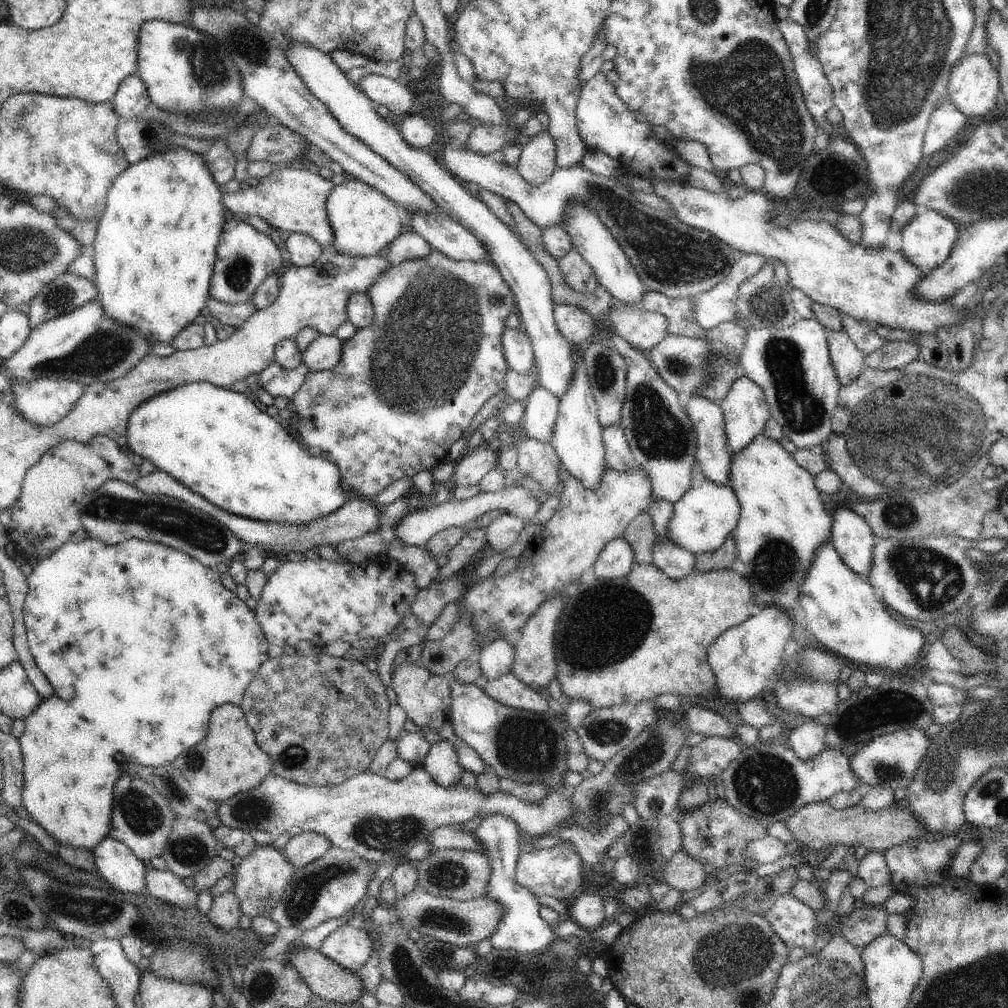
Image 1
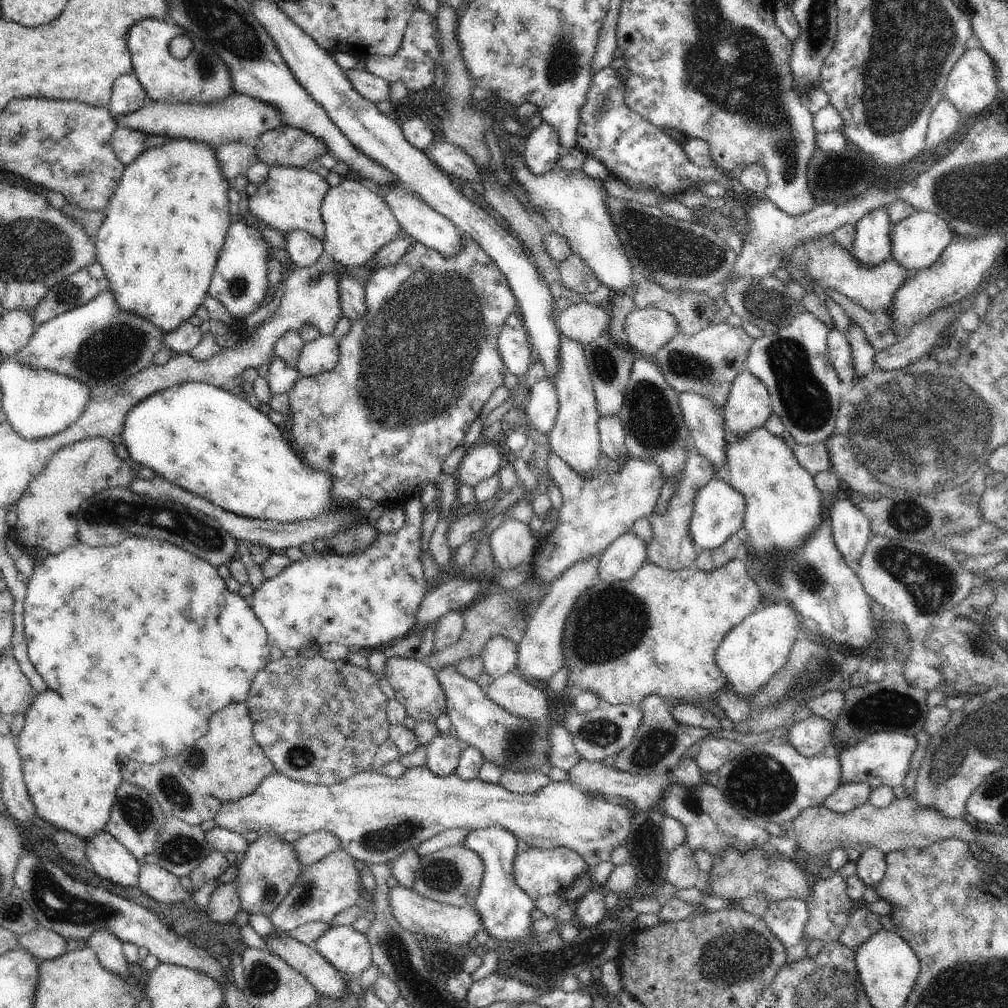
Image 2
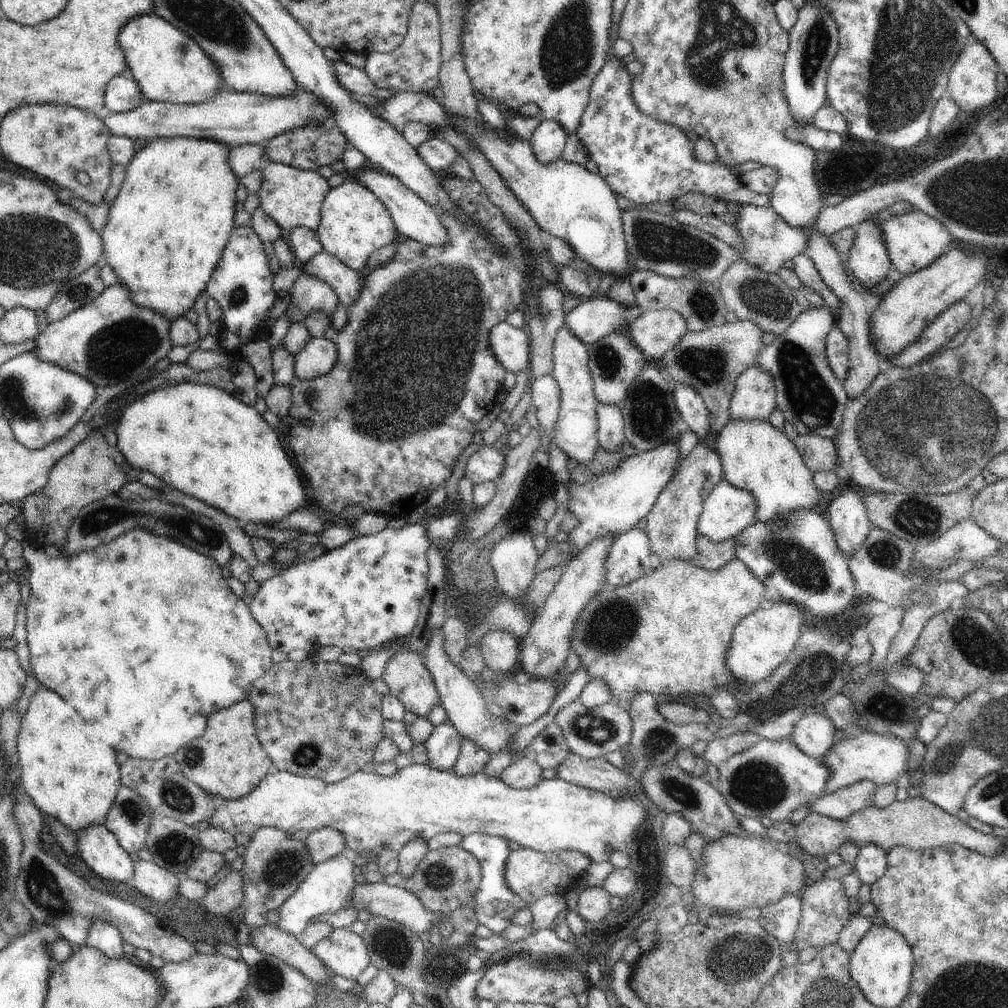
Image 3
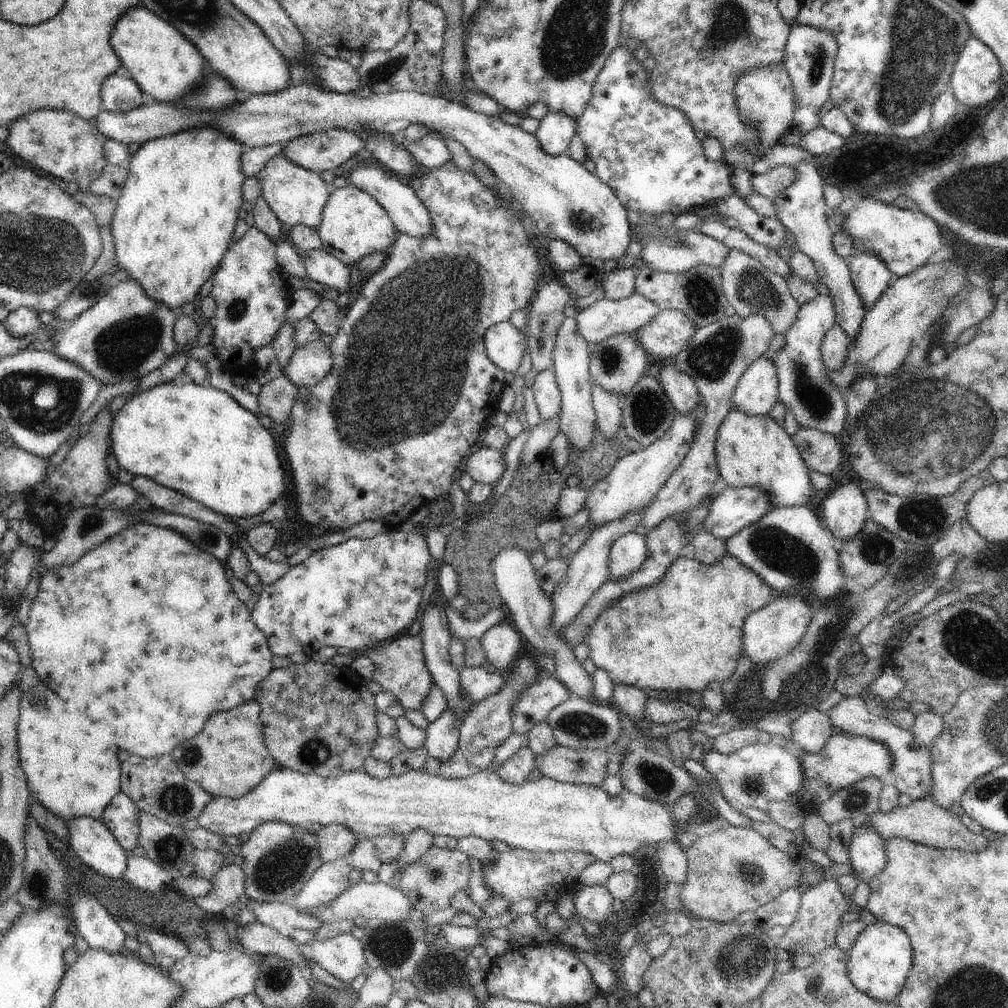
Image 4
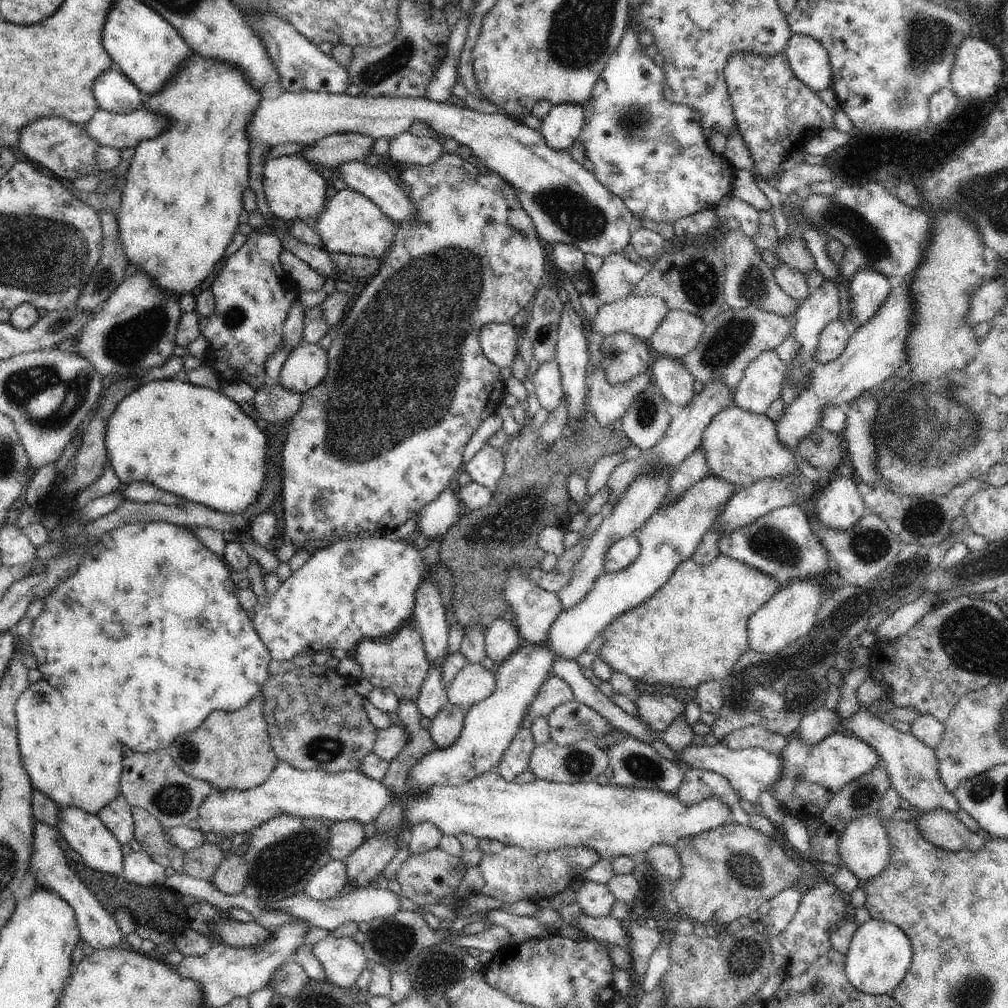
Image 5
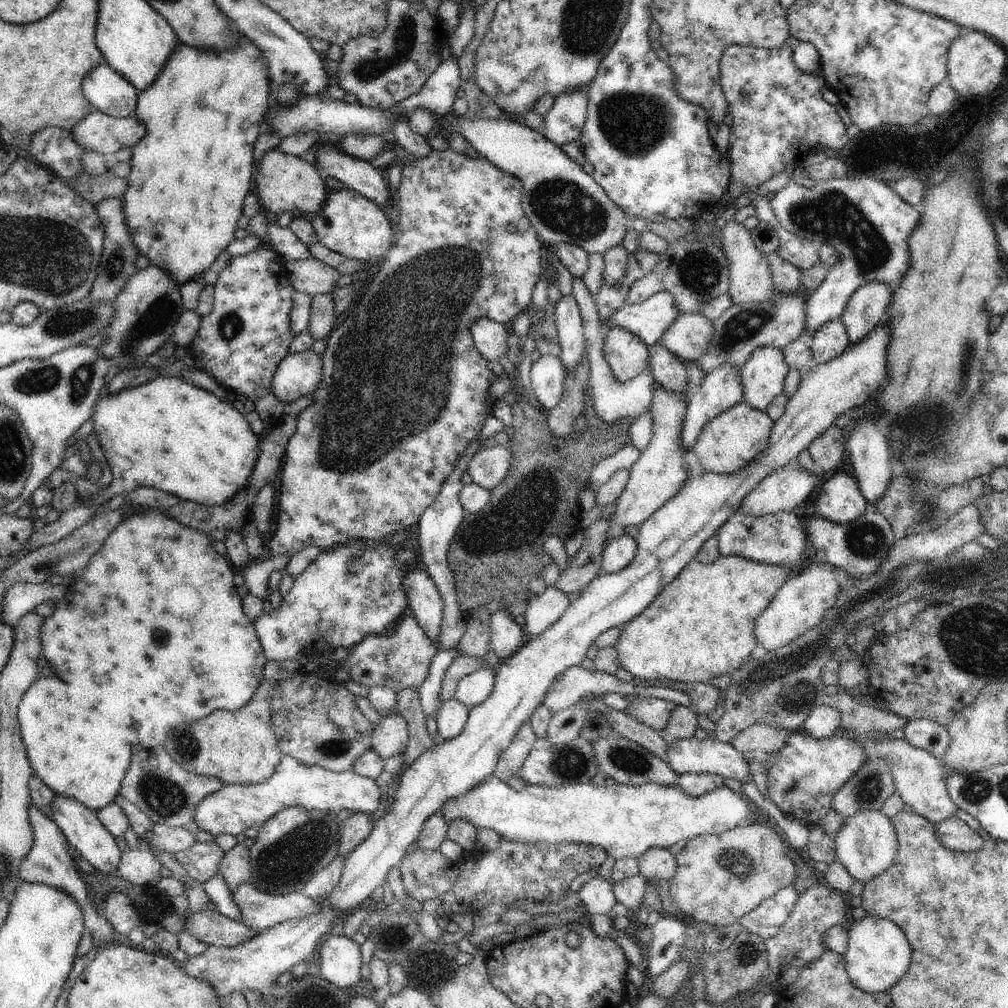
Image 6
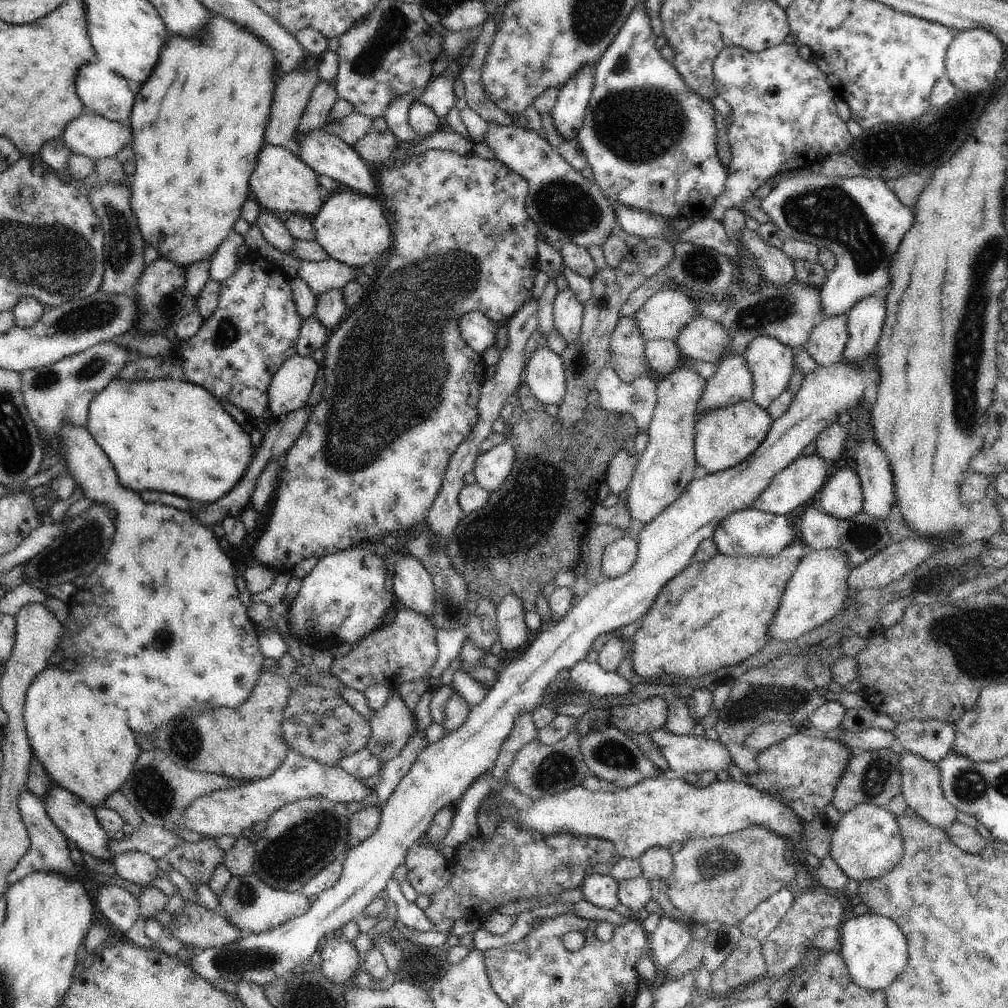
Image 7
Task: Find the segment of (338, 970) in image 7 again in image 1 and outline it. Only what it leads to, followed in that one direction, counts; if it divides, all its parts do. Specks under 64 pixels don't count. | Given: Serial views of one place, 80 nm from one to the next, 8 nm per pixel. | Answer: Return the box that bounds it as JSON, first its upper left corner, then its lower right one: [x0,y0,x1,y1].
[319,923,373,974]

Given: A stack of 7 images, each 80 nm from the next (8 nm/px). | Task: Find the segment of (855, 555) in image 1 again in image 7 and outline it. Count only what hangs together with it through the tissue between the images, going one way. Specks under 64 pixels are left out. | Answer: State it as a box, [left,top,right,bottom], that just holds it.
[816,466,863,519]

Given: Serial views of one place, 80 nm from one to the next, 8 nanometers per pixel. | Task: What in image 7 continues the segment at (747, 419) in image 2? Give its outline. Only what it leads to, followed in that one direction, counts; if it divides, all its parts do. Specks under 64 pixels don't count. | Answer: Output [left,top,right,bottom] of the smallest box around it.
[744,335,795,410]

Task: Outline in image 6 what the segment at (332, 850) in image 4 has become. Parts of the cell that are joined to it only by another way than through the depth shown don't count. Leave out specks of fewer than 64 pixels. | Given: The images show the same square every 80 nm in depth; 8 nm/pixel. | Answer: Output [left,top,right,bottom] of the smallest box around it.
[338,812,375,857]

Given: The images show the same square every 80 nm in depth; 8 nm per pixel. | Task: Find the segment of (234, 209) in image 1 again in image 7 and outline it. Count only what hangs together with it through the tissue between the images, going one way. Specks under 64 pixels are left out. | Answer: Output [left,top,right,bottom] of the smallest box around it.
[249,145,326,218]

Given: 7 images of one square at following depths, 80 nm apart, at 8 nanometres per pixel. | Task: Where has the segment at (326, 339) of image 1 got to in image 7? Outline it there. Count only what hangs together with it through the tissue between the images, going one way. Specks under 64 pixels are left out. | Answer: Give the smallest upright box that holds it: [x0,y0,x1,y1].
[268,354,322,417]

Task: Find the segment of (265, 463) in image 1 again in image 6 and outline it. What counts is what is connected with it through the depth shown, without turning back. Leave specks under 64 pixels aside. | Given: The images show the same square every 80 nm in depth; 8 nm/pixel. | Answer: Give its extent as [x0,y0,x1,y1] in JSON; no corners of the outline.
[81,376,258,507]

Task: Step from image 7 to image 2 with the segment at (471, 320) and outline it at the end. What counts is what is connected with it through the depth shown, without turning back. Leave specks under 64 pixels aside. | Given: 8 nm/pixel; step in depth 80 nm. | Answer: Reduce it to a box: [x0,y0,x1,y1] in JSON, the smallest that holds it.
[497,323,534,378]

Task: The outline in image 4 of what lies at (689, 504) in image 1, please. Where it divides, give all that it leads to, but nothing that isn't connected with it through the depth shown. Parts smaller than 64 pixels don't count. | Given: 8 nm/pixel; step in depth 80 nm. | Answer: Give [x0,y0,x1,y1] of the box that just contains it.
[702,486,772,540]

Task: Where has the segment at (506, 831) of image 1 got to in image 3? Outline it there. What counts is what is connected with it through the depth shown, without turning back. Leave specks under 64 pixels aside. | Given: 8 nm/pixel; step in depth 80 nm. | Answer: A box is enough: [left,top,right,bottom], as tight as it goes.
[458,835,528,934]

